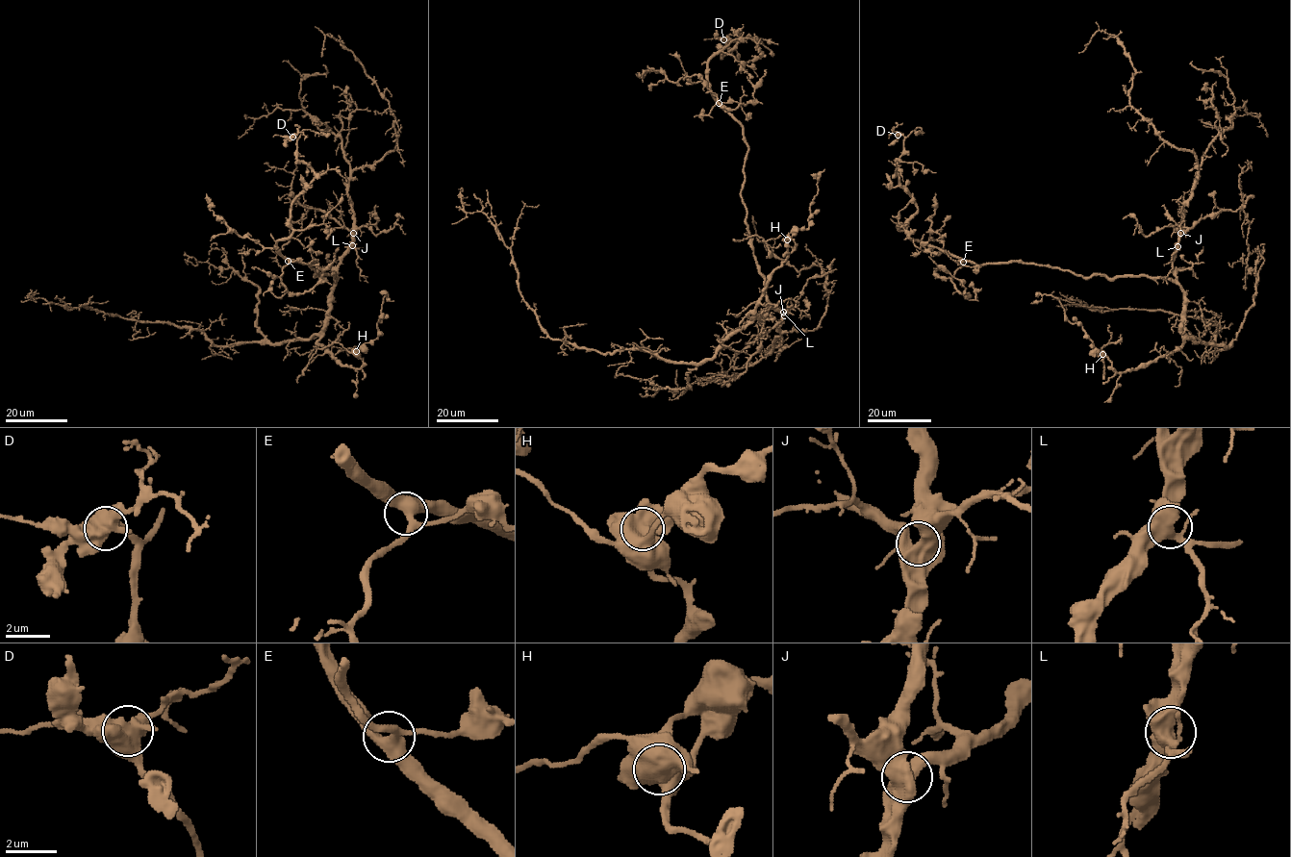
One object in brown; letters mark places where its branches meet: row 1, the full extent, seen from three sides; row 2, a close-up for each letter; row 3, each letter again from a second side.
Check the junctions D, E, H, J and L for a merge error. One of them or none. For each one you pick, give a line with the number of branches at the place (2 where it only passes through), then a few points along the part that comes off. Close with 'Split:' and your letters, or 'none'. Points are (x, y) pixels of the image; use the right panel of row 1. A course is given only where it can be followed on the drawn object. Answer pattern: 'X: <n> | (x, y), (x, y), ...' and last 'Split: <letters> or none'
H: 4 | (1102, 354), (1099, 356), (1104, 346), (1099, 351), (1104, 365), (1102, 379)
Split: H

